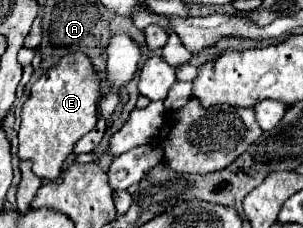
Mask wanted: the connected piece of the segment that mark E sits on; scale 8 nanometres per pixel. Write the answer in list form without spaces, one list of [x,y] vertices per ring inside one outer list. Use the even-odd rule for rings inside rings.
[[[83,53],[65,55],[55,67],[39,77],[21,111],[19,129],[19,159],[33,161],[33,173],[53,181],[63,167],[63,161],[73,153],[75,143],[97,125],[99,77]]]

